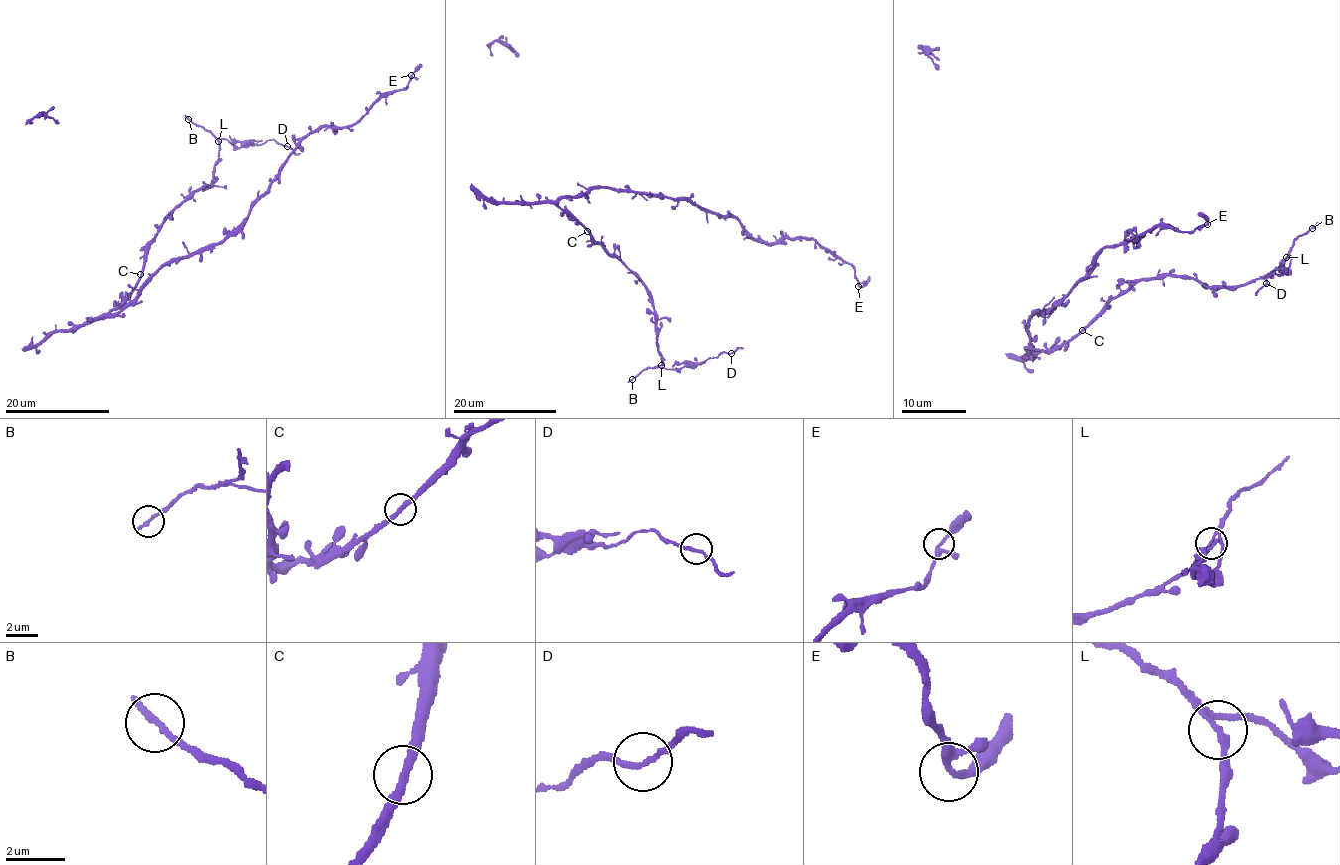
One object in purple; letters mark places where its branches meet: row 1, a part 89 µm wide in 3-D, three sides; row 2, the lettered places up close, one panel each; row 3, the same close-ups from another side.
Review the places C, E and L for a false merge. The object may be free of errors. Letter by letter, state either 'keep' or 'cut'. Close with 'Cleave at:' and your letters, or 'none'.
C: keep
E: keep
L: cut
Cleave at: L

